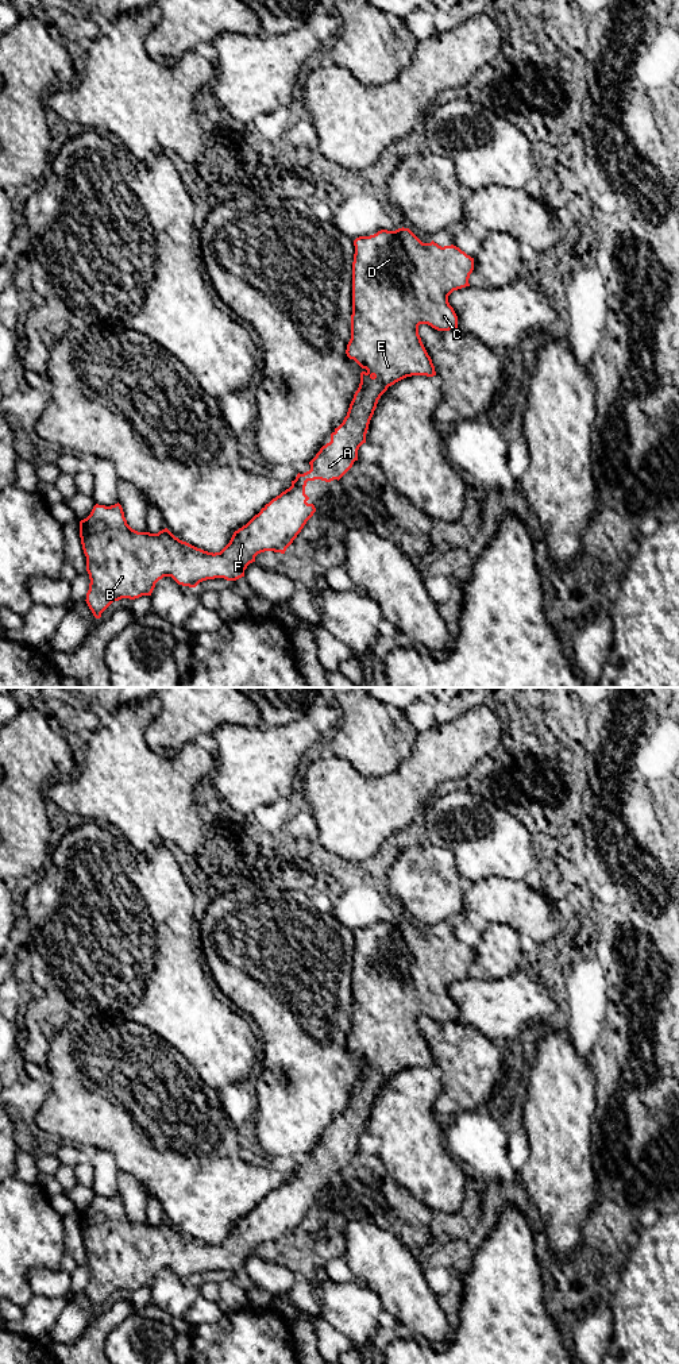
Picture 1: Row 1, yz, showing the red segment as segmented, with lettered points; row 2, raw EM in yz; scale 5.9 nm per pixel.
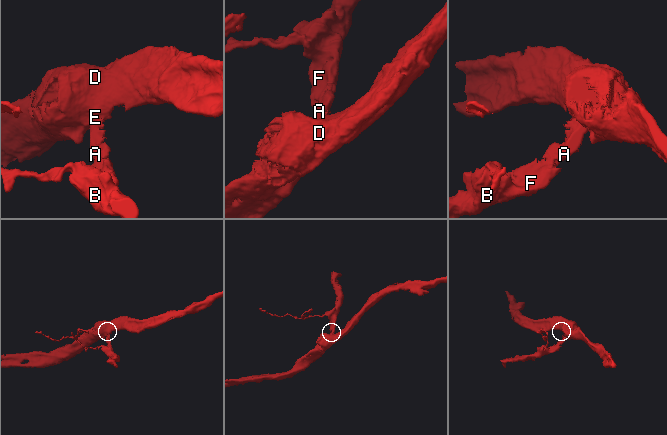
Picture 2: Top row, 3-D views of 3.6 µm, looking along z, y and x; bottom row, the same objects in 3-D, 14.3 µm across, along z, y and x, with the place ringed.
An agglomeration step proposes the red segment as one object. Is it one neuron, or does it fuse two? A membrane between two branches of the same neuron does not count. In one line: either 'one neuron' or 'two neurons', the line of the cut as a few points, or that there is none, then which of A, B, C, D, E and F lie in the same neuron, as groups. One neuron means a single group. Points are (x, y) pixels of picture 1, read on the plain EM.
one neuron | no cut | A B C D E F

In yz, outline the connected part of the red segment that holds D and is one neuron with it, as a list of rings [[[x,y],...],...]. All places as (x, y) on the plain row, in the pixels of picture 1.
[[[404,918],[359,928],[354,932],[354,937],[351,1030],[346,1045],[363,1063],[347,1107],[331,1125],[331,1133],[309,1153],[310,1161],[298,1164],[292,1178],[235,1222],[220,1244],[208,1244],[182,1233],[167,1219],[158,1225],[138,1224],[127,1215],[119,1194],[111,1198],[96,1195],[90,1206],[80,1213],[80,1229],[90,1271],[85,1292],[96,1310],[100,1310],[113,1292],[151,1287],[155,1275],[163,1268],[171,1268],[178,1276],[189,1279],[215,1269],[236,1272],[244,1268],[244,1261],[255,1253],[258,1245],[265,1242],[285,1245],[316,1203],[315,1197],[306,1194],[309,1191],[305,1186],[306,1174],[339,1172],[352,1159],[358,1152],[359,1138],[366,1134],[378,1091],[389,1078],[412,1067],[436,1067],[432,1051],[418,1026],[418,1017],[428,1016],[437,1022],[458,1021],[458,1007],[448,994],[448,987],[454,982],[470,978],[474,949],[454,936],[441,939],[433,932],[423,935]]]

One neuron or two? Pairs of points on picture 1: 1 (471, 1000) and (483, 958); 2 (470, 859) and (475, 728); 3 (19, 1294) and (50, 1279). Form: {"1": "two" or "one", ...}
{"1": "two", "2": "two", "3": "two"}

